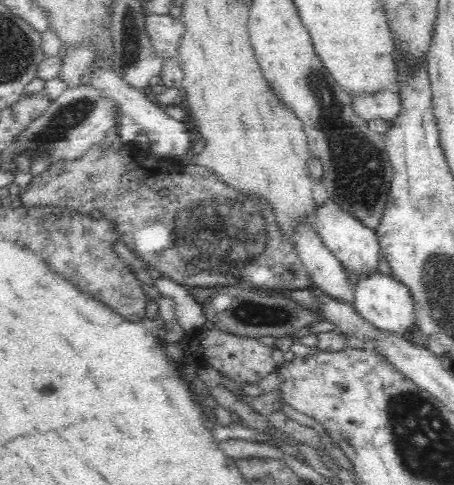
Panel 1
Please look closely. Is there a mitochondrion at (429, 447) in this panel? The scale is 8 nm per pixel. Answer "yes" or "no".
yes

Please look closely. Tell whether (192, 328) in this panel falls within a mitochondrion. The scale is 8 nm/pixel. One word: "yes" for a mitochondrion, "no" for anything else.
no

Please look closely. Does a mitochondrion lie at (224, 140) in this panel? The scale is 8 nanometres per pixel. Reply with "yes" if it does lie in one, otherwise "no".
no

